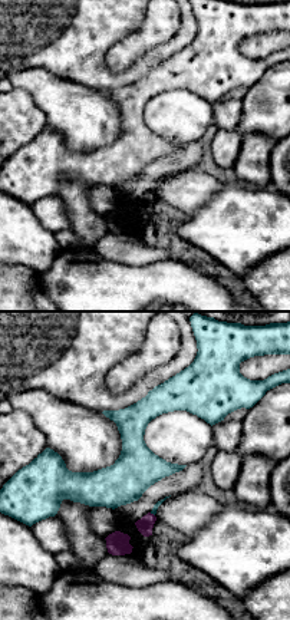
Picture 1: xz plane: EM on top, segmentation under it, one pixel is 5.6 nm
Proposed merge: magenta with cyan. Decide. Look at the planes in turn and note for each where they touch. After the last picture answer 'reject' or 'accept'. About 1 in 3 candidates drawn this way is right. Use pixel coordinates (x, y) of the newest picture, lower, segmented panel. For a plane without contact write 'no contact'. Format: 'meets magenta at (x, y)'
meets magenta at (152, 514)

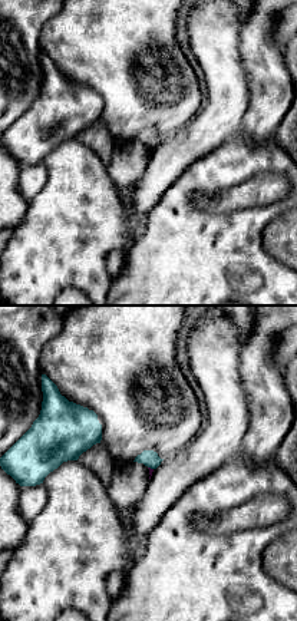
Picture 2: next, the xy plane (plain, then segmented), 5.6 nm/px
meets magenta at (149, 468)

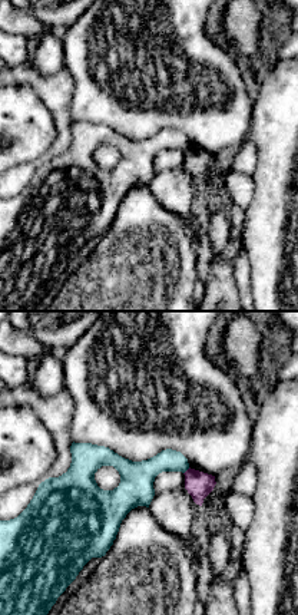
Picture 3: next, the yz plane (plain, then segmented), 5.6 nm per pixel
meets magenta at (186, 470)

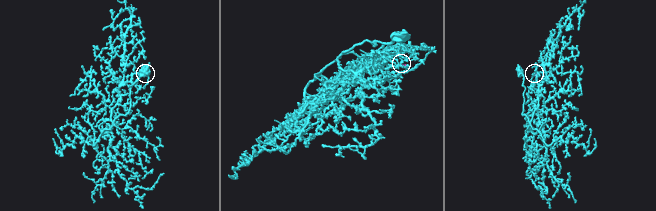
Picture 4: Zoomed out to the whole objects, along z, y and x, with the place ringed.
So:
reject

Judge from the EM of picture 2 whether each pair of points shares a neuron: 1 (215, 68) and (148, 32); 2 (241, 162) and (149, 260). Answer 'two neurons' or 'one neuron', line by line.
1: two neurons
2: one neuron

